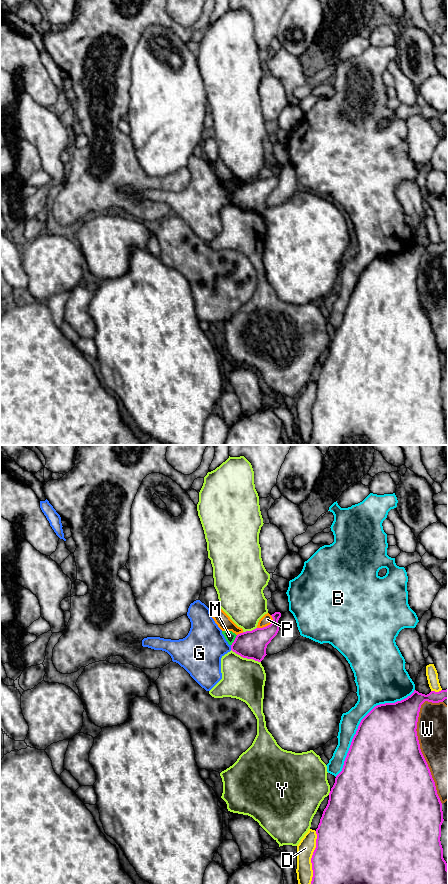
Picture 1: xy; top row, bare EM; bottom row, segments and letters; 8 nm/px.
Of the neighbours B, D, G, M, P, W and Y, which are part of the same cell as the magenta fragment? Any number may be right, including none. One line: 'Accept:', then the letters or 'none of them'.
Accept: none of them

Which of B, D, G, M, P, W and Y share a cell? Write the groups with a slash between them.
B / D / G / M / P / W / Y

